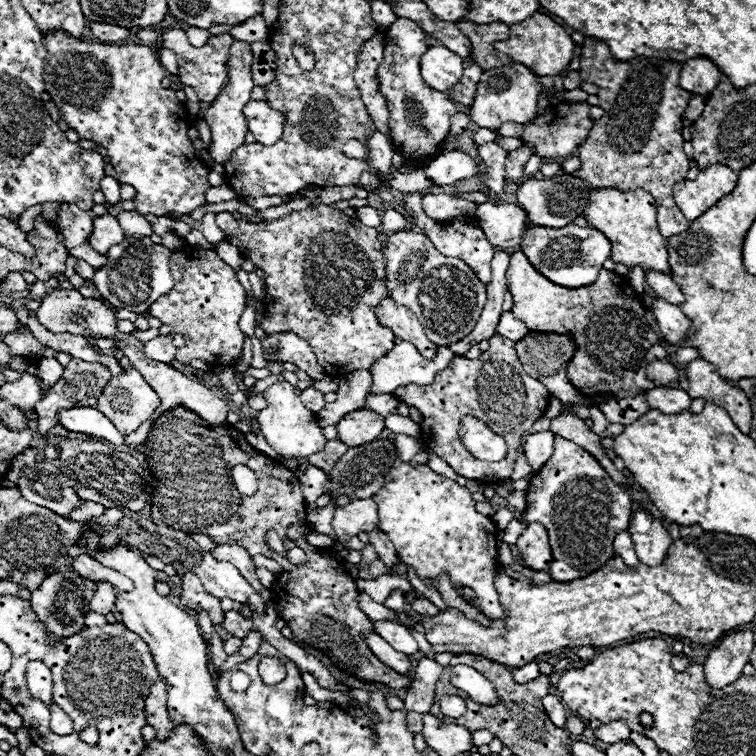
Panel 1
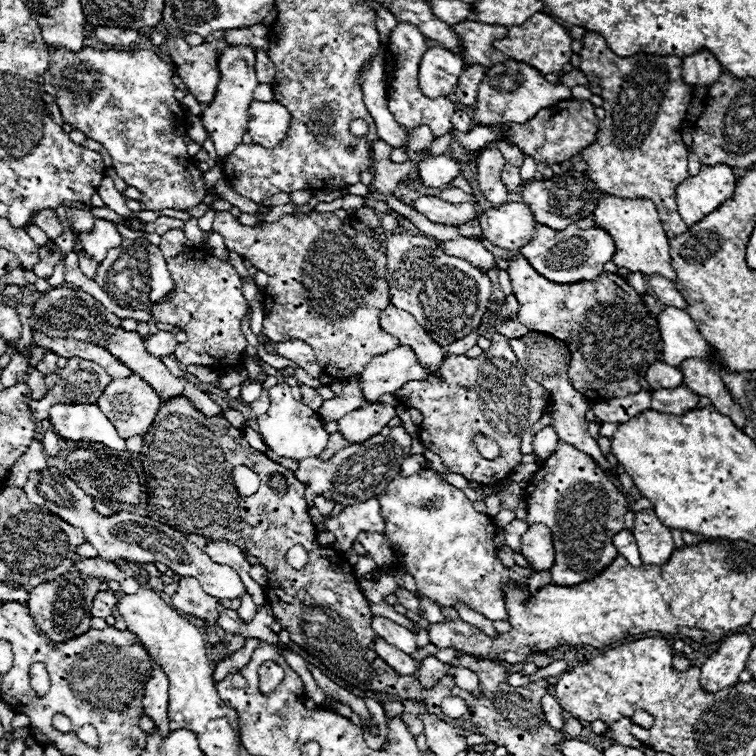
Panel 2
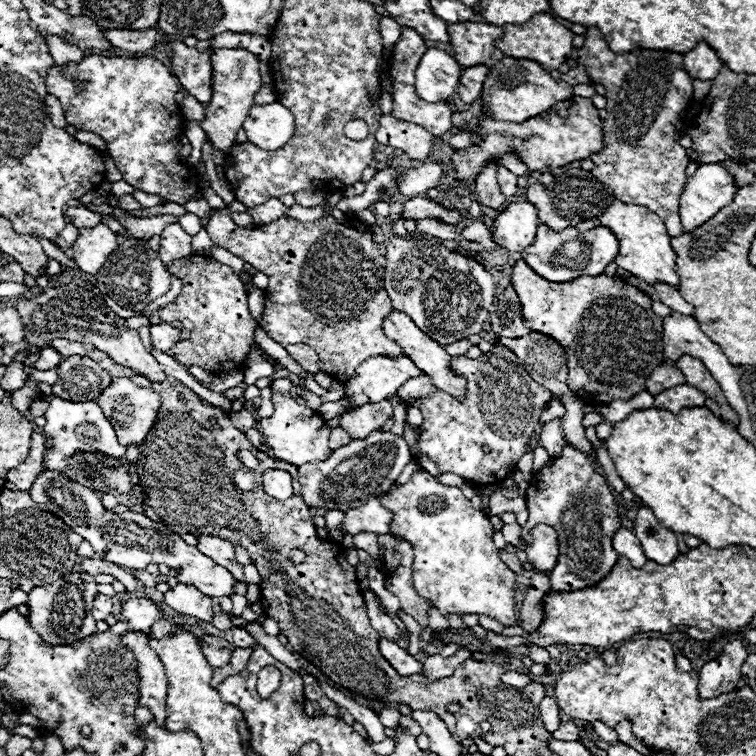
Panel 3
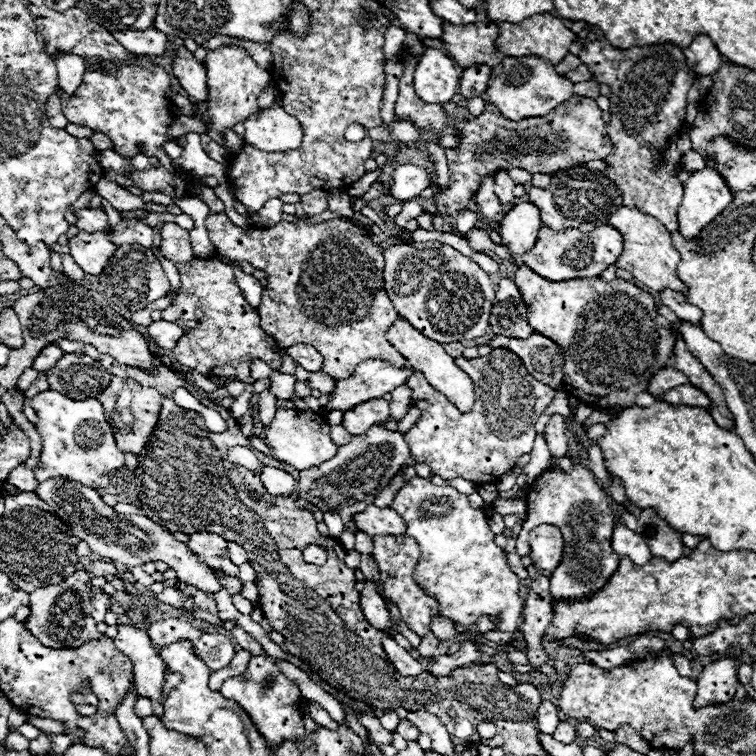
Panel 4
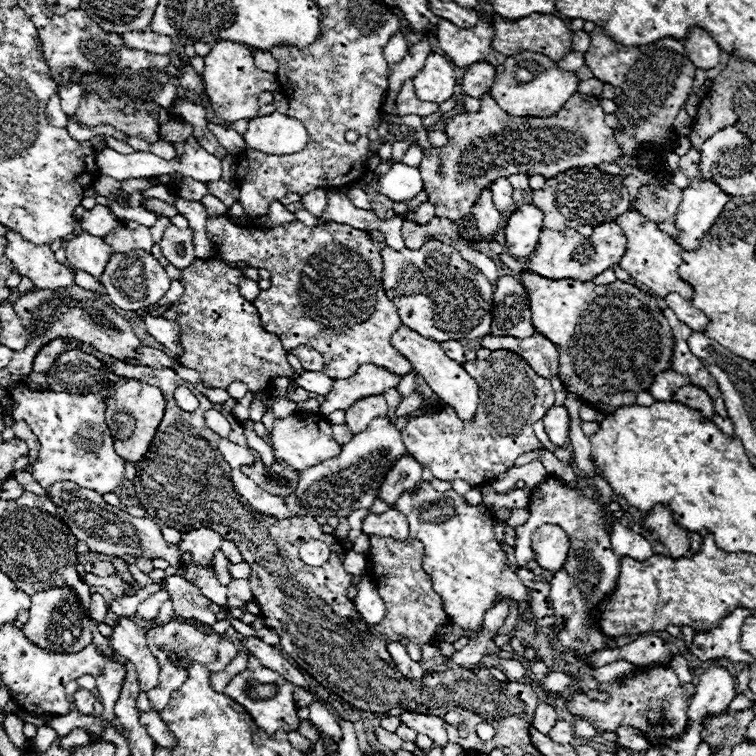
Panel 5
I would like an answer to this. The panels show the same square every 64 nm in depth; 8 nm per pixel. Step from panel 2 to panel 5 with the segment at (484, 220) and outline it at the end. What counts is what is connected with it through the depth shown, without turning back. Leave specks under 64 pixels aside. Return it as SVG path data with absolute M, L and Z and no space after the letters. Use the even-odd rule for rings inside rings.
M522 204L506 224L506 248L514 258L528 258L540 238L544 214L534 204Z

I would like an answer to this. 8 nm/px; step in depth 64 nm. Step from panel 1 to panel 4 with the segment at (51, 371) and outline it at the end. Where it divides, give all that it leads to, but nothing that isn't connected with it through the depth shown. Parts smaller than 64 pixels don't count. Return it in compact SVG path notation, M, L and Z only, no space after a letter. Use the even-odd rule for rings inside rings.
M50 344L48 348L44 348L42 352L40 352L40 356L34 360L34 370L36 372L48 372L56 362L58 362L58 358L62 358L62 348L58 348L58 344Z

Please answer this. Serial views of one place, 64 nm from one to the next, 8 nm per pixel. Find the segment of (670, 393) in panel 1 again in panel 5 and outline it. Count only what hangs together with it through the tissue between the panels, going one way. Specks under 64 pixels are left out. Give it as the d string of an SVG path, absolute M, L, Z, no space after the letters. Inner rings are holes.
M684 386L682 390L678 390L678 394L674 396L674 402L682 402L688 408L694 408L702 414L704 422L710 422L714 416L714 408L712 408L712 398L698 386Z

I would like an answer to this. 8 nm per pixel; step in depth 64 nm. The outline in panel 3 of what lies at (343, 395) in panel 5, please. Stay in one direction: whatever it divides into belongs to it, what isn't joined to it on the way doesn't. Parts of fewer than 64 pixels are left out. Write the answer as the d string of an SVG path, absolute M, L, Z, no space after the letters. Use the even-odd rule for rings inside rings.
M404 354L398 360L374 356L362 362L354 376L344 382L344 398L348 398L352 406L380 402L392 396L408 378L416 378L418 374L422 374L422 370Z

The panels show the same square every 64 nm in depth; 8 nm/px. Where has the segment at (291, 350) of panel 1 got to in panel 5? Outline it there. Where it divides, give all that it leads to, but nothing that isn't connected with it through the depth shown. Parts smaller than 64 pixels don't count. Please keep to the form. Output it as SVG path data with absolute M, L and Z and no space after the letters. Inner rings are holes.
M298 346L298 348L294 348L290 354L298 356L298 360L300 360L300 364L302 364L304 370L310 370L310 372L322 372L322 368L324 368L322 354L316 352L316 350L310 348L310 346Z

